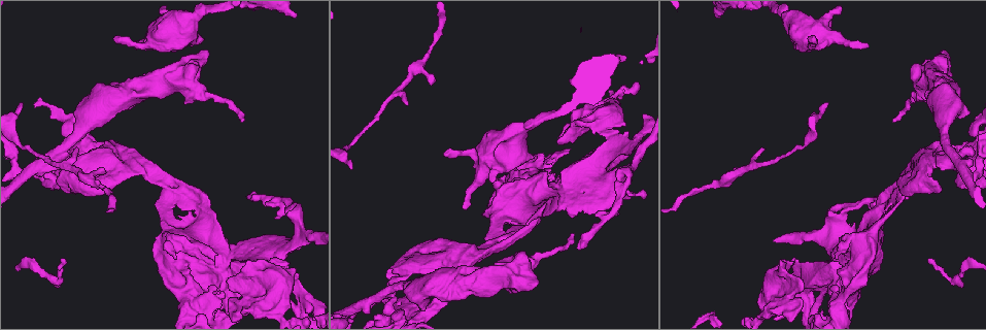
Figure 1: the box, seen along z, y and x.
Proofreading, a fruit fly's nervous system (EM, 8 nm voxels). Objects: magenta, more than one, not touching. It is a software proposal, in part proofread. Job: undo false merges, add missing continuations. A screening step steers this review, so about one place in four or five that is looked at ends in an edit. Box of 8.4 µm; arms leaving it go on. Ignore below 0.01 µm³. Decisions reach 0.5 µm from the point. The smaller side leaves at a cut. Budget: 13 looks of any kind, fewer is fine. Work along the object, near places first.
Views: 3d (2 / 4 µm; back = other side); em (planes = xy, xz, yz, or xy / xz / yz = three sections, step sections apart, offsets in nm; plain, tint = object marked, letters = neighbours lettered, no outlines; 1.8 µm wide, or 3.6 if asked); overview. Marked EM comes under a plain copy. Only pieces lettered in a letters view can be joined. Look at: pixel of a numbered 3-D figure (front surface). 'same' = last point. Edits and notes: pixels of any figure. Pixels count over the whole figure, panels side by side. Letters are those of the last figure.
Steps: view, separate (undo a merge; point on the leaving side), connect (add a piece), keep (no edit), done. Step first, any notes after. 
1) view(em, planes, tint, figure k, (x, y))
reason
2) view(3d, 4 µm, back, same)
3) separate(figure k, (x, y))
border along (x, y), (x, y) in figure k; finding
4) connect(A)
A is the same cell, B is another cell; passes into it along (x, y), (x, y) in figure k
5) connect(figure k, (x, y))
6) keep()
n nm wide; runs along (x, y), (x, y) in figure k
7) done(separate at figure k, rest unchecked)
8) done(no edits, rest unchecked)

view(em, planes, letters, figure 1, (867, 43))
free end

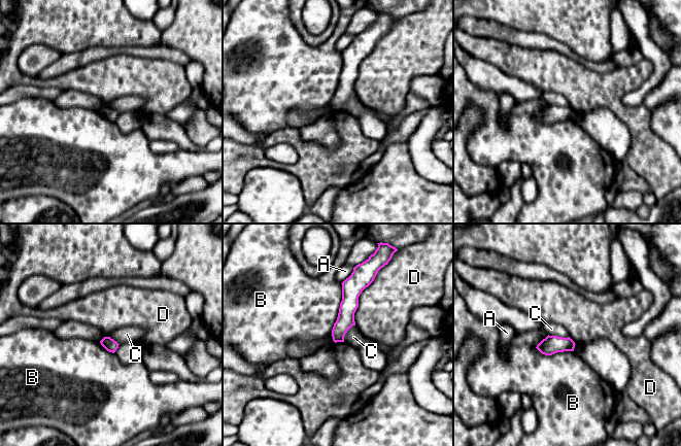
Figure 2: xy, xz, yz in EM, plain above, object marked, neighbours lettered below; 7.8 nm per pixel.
keep()
A, B, C and D are other cells; border along (375, 277), (359, 297), (354, 324) in figure 2; no lettered piece goes on from it

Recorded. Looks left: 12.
view(em, planes, letters, figure 1, (943, 49))
stops while still wide

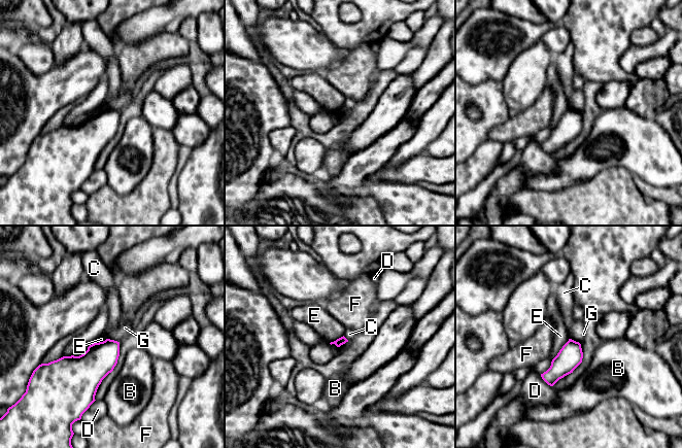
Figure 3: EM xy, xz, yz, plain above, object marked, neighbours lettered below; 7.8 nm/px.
keep()
B, C, D, E, F and G are other cells; border along (348, 341), (339, 346), (331, 344) in figure 3; no lettered piece goes on from it

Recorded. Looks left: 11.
view(em, planes, tint, figure 1, (393, 291))
arms part here

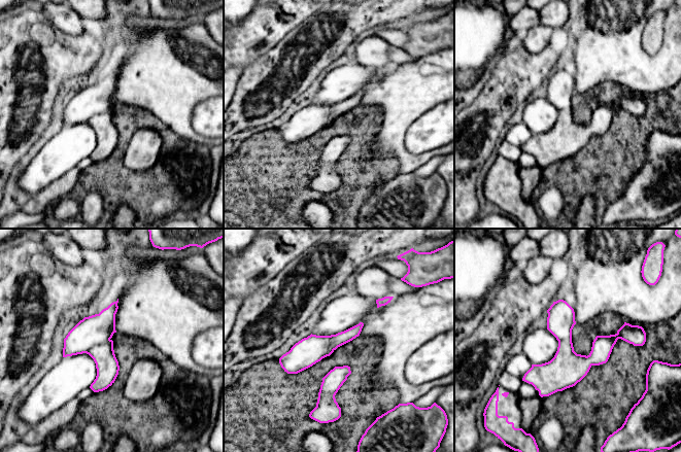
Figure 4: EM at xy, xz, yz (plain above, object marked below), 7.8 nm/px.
view(em, planes, letters, same)
see the neighbours

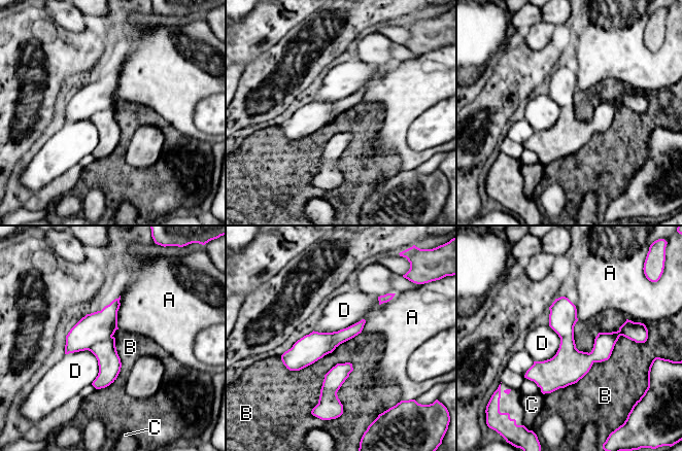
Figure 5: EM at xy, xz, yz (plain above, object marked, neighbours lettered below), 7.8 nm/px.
separate(figure 5, (100, 325))
B touches over 900 nm; A, B, C and D are other cells; border along (111, 336), (96, 342), (88, 349) in figure 5; two cells meet here

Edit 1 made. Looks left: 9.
view(3d, 4 µm, back, figure 1, (528, 207))
abrupt turn

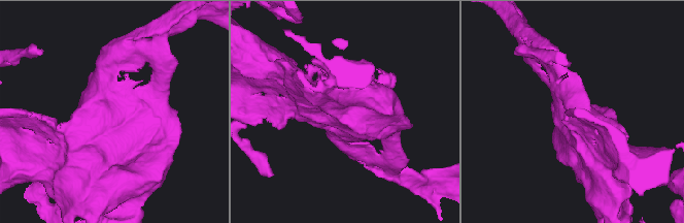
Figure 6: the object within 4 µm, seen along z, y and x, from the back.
view(em, planes, letters, figure 6, (115, 127))
need the tissue

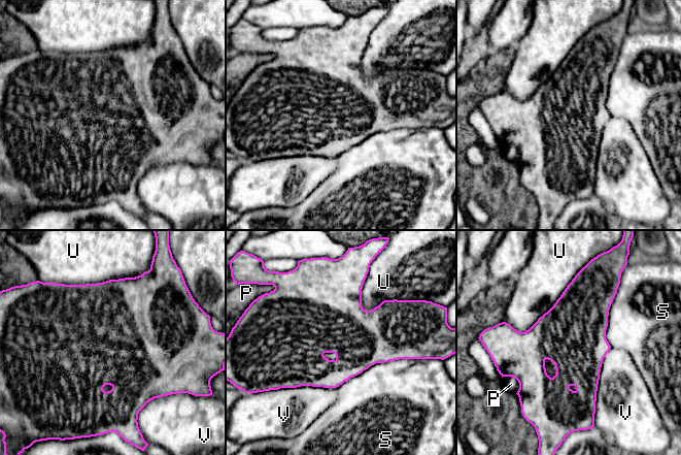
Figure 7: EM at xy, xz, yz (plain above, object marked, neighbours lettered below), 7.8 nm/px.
keep()
P, S, U and V are other cells; continuous, no second cell

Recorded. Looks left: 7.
view(em, planes, letters, figure 1, (792, 270))
three-way junction

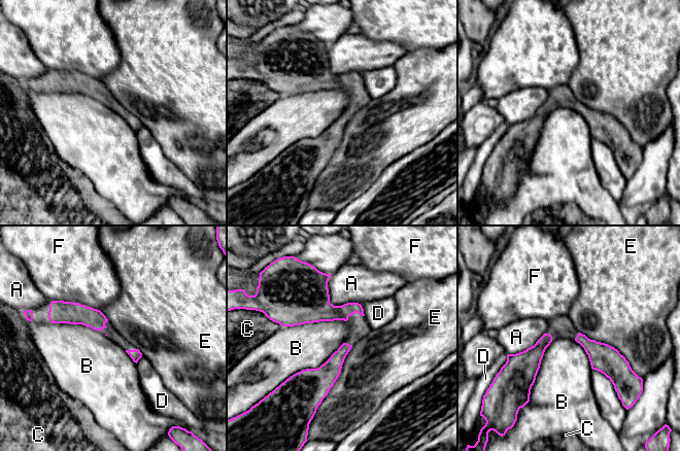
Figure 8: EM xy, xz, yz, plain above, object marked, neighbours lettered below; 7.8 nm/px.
keep()
A, B, C, D, E and F are other cells; border along (345, 320), (319, 320), (282, 326) in figure 8; none of them fits

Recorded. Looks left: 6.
done(separate at figure 5, rest unchecked)

